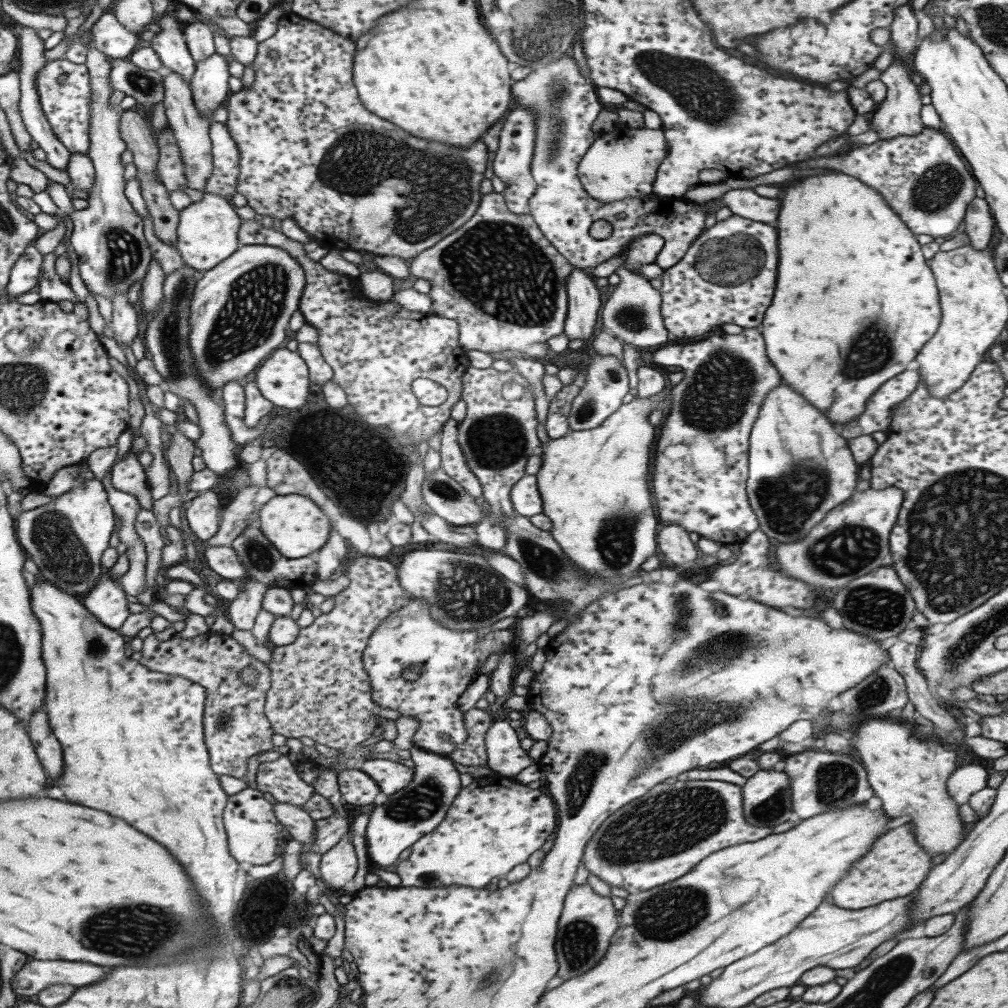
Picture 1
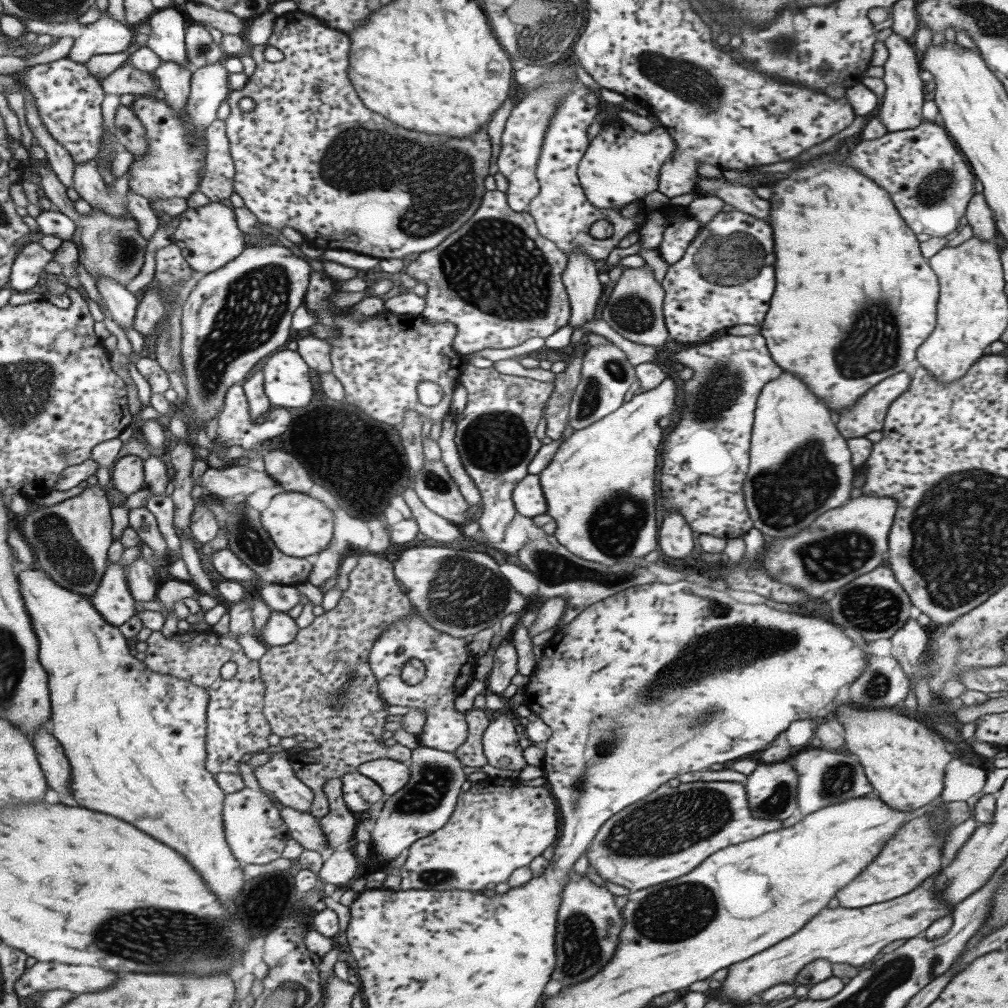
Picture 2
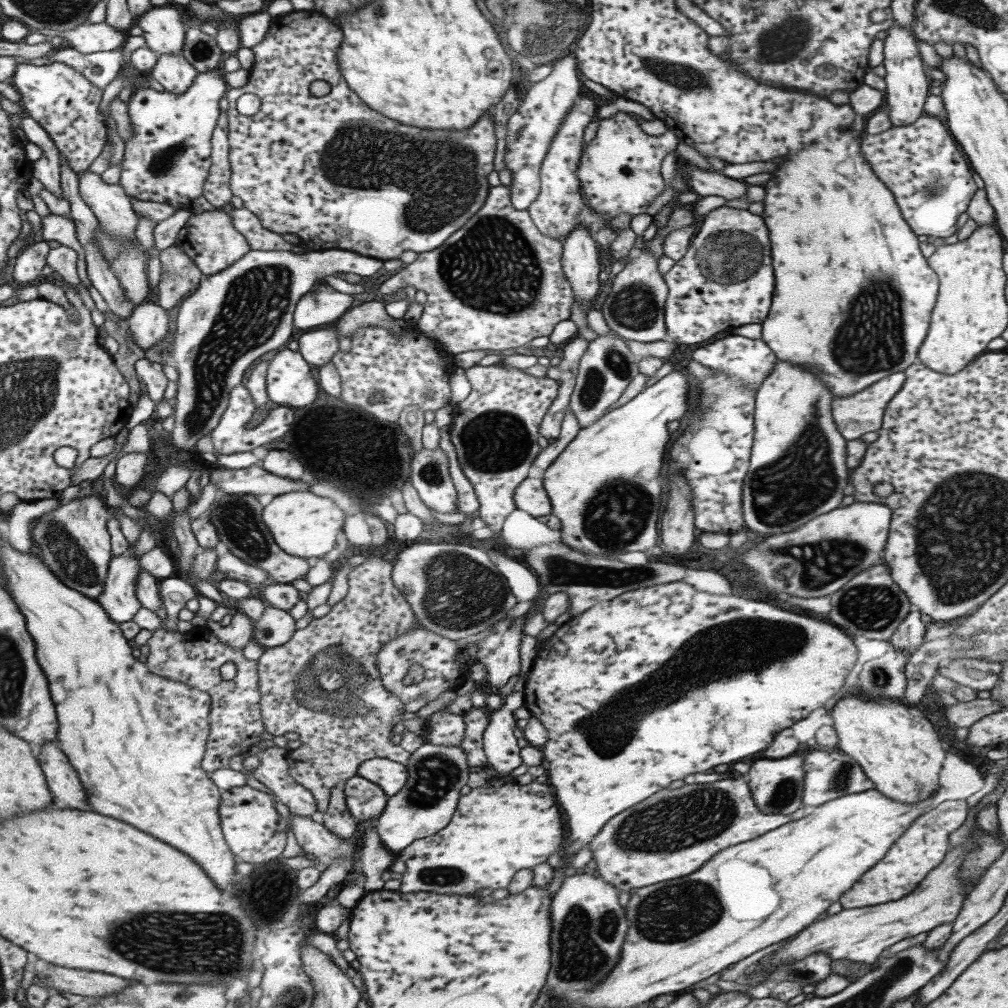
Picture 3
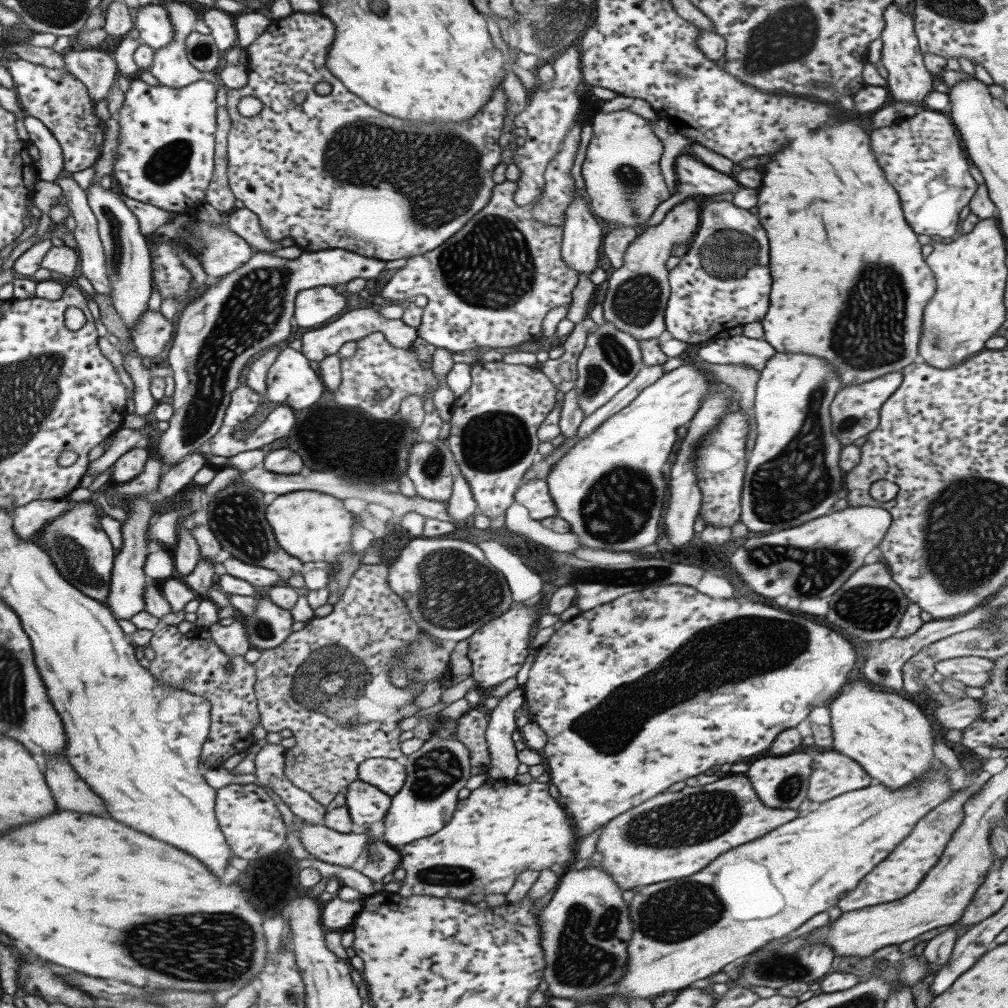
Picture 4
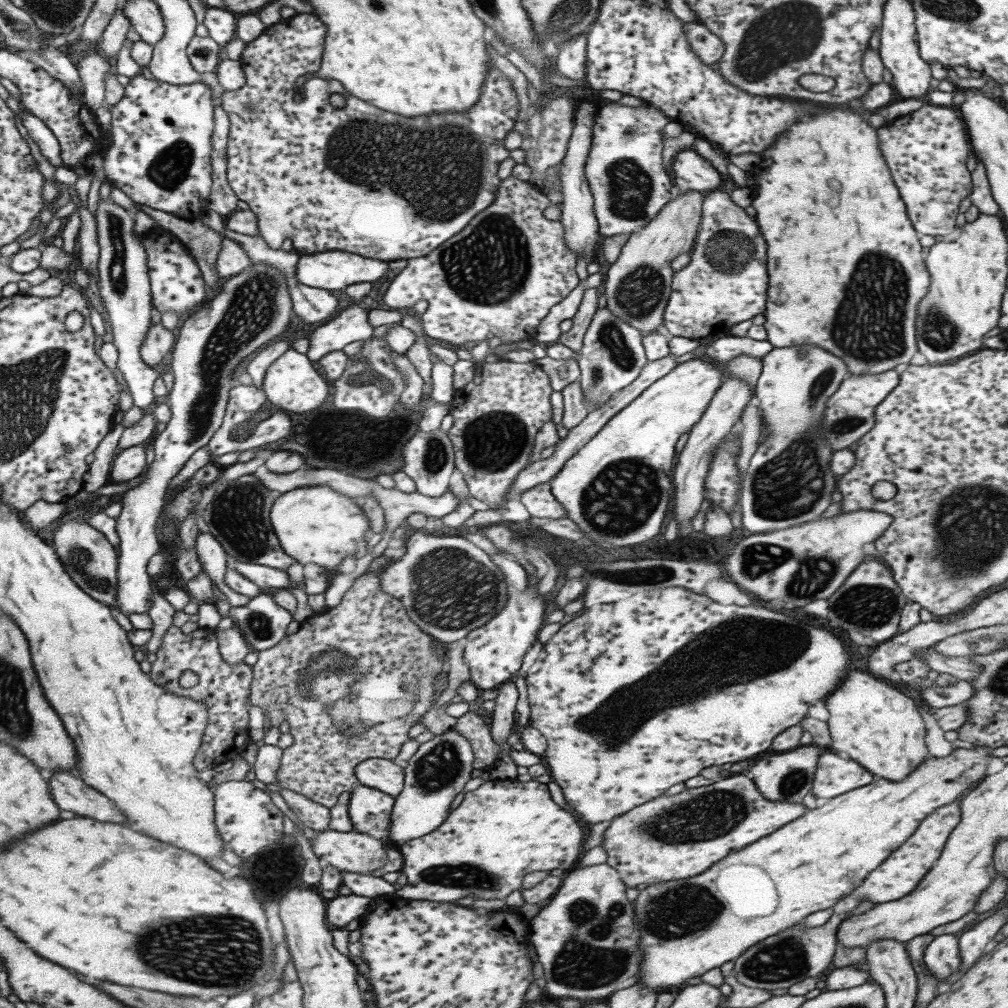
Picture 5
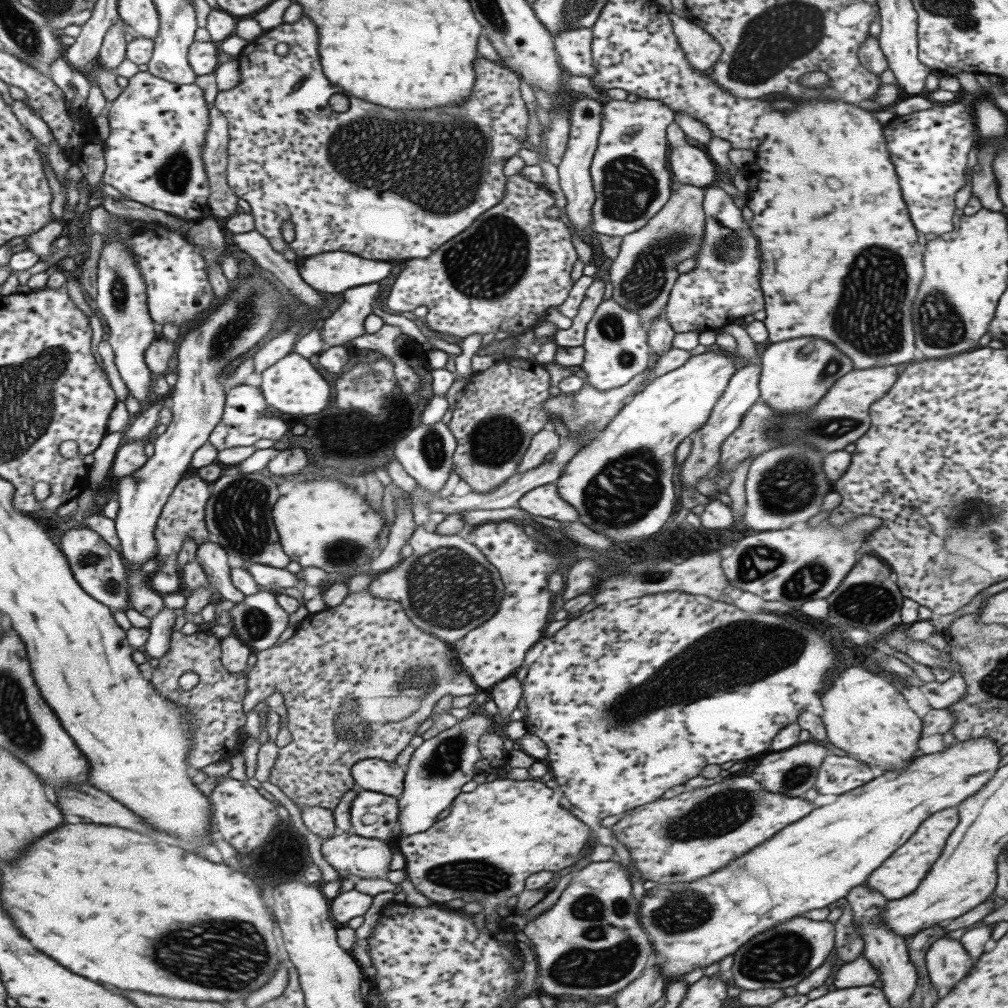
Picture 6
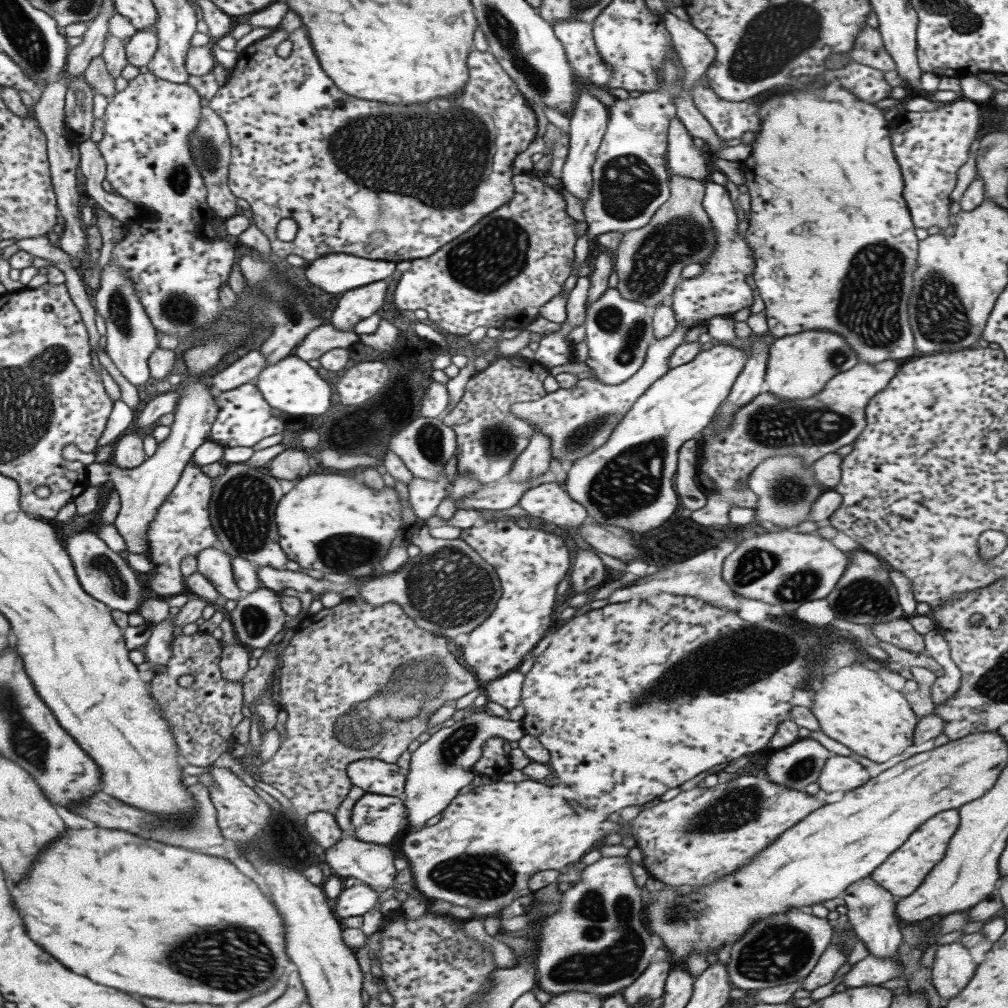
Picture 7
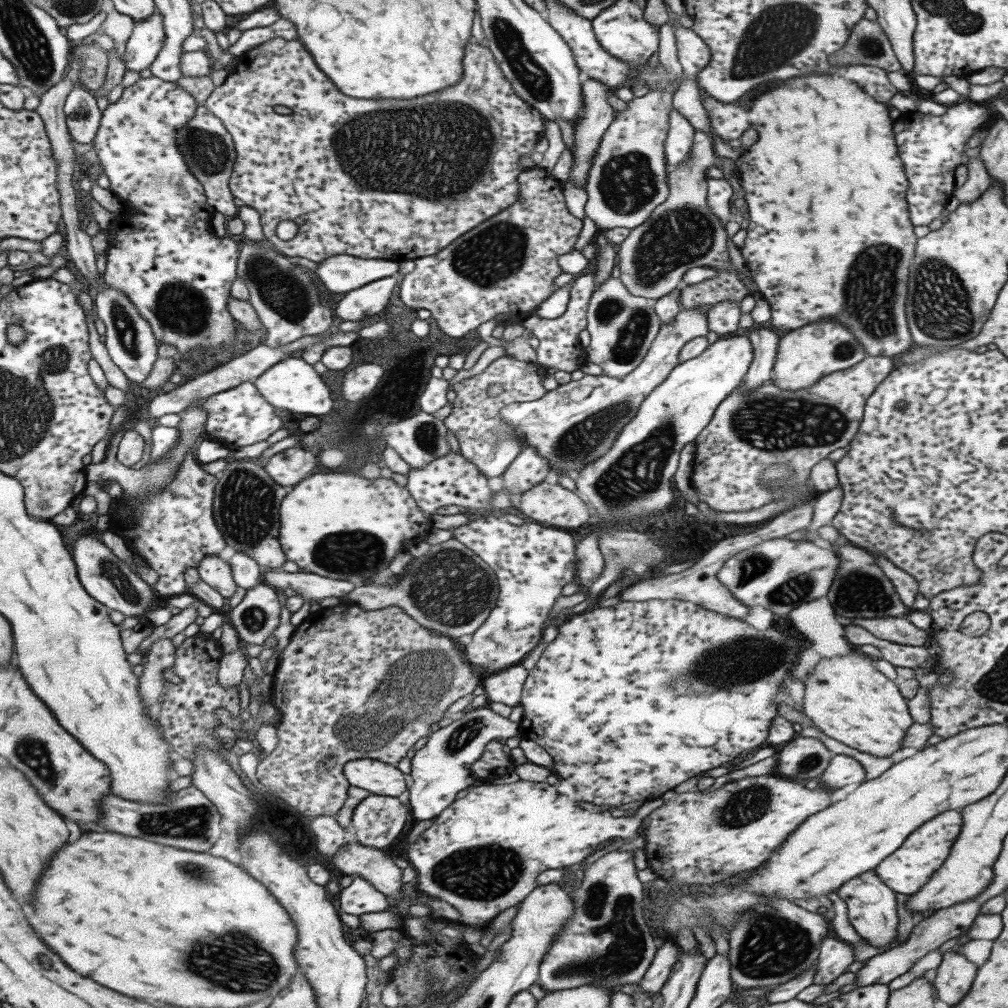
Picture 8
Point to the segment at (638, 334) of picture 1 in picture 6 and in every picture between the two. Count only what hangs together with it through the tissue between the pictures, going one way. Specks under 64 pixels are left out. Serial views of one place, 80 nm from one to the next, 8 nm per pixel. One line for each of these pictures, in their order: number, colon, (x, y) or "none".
2: (633, 309)
3: (634, 308)
4: (636, 295)
5: (637, 285)
6: (642, 274)

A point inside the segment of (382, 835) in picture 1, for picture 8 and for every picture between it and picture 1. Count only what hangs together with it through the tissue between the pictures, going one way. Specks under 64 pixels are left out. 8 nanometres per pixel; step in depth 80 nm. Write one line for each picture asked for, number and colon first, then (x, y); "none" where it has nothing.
2: (423, 805)
3: (435, 774)
4: (434, 774)
5: (435, 774)
6: (436, 770)
7: (438, 768)
8: (440, 769)

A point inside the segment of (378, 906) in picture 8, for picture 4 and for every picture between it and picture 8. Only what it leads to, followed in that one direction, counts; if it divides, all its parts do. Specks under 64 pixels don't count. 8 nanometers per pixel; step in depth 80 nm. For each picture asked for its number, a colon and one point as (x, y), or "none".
4: (336, 913)
5: (341, 909)
6: (346, 905)
7: (357, 899)

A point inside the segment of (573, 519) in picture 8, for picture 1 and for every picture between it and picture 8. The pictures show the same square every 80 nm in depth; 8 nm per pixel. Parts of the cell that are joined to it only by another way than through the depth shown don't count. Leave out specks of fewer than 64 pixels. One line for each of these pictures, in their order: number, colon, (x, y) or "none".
1: (525, 498)
2: (527, 496)
3: (529, 495)
4: (533, 495)
5: (538, 501)
6: (543, 500)
7: (547, 504)

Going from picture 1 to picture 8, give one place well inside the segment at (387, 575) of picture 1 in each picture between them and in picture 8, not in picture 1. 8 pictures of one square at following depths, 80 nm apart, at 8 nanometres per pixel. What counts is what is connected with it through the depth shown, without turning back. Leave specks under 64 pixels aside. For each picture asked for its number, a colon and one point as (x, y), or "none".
2: (319, 685)
3: (322, 684)
4: (329, 683)
5: (353, 679)
6: (357, 679)
7: (356, 681)
8: (351, 683)

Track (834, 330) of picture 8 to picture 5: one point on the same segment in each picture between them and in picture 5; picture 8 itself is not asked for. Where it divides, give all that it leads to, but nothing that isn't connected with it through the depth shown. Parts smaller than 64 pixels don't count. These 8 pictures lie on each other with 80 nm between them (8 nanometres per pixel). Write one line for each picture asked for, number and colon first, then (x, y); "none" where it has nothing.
5: (787, 482)
6: (794, 374)
7: (798, 366)

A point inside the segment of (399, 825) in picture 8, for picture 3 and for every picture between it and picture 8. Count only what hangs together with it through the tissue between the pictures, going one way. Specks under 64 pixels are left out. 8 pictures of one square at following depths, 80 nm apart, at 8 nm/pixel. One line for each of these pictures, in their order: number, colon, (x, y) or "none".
3: (364, 800)
4: (365, 804)
5: (368, 809)
6: (372, 815)
7: (375, 818)

